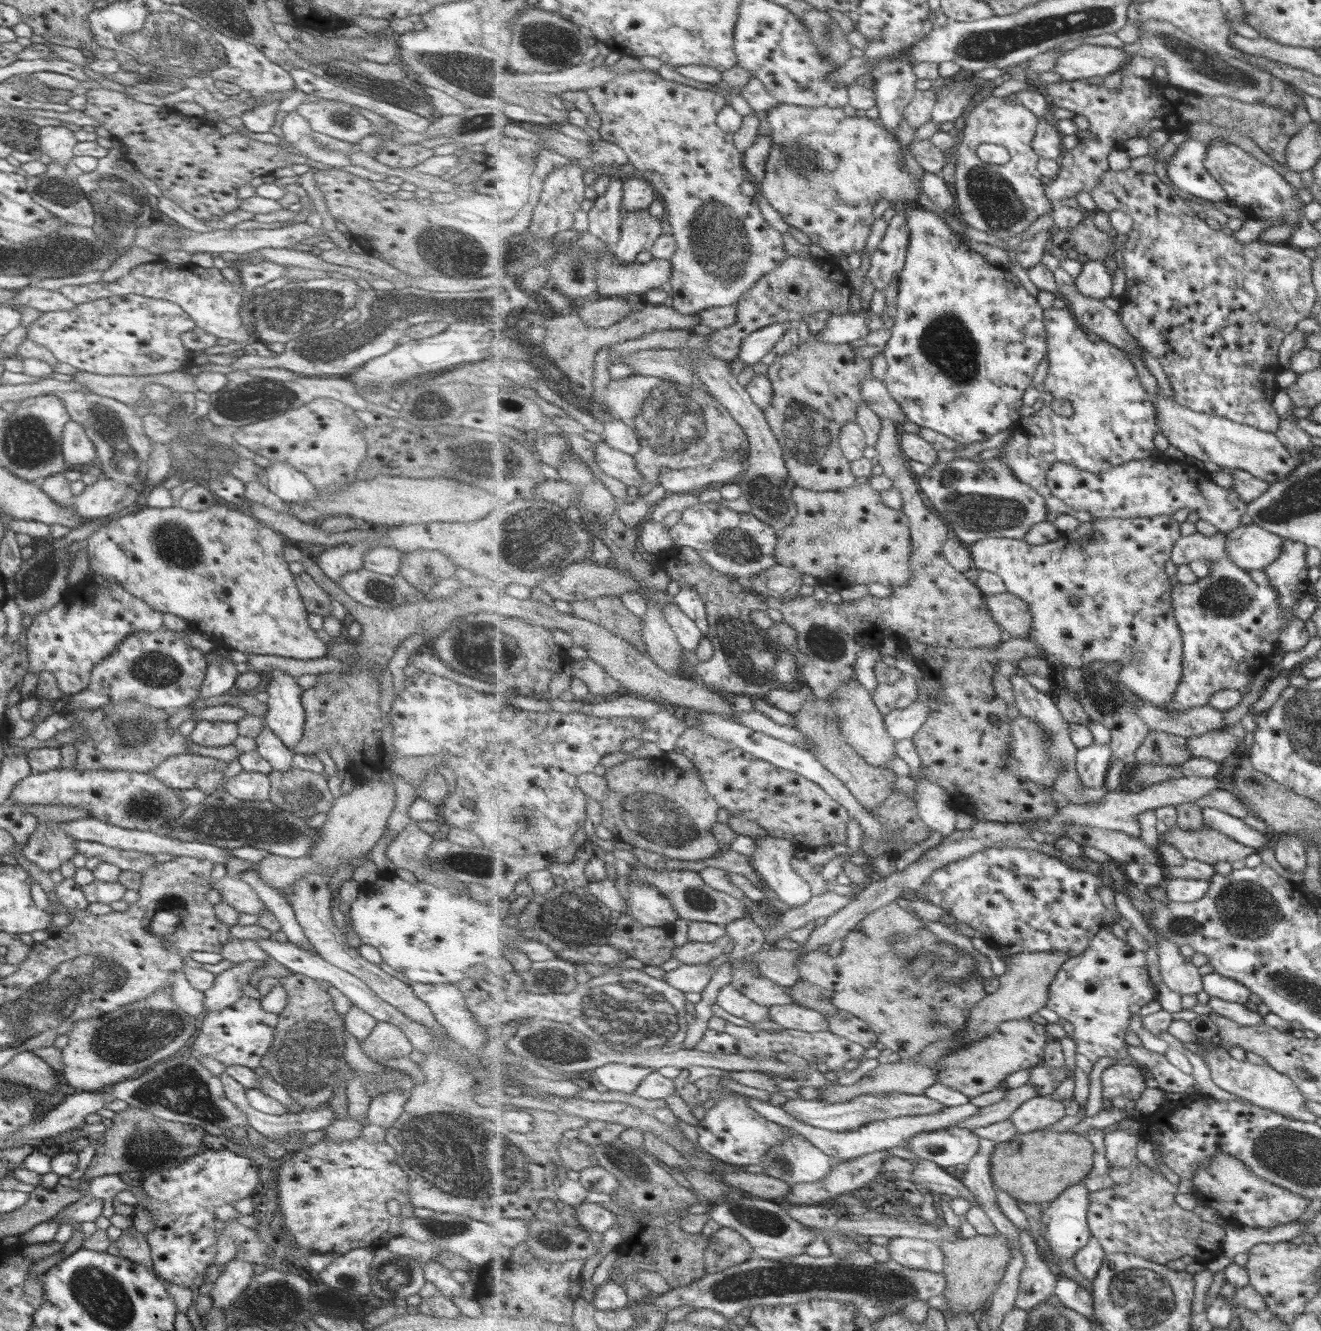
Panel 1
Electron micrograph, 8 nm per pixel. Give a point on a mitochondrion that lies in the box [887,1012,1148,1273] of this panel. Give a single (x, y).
(932, 1147)

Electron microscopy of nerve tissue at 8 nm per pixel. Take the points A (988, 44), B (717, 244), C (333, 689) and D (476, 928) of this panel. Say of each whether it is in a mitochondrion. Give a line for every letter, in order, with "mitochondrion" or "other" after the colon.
A: mitochondrion
B: mitochondrion
C: mitochondrion
D: other

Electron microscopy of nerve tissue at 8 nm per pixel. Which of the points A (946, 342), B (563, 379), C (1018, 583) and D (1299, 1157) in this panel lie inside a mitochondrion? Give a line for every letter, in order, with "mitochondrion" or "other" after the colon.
A: mitochondrion
B: other
C: other
D: mitochondrion

